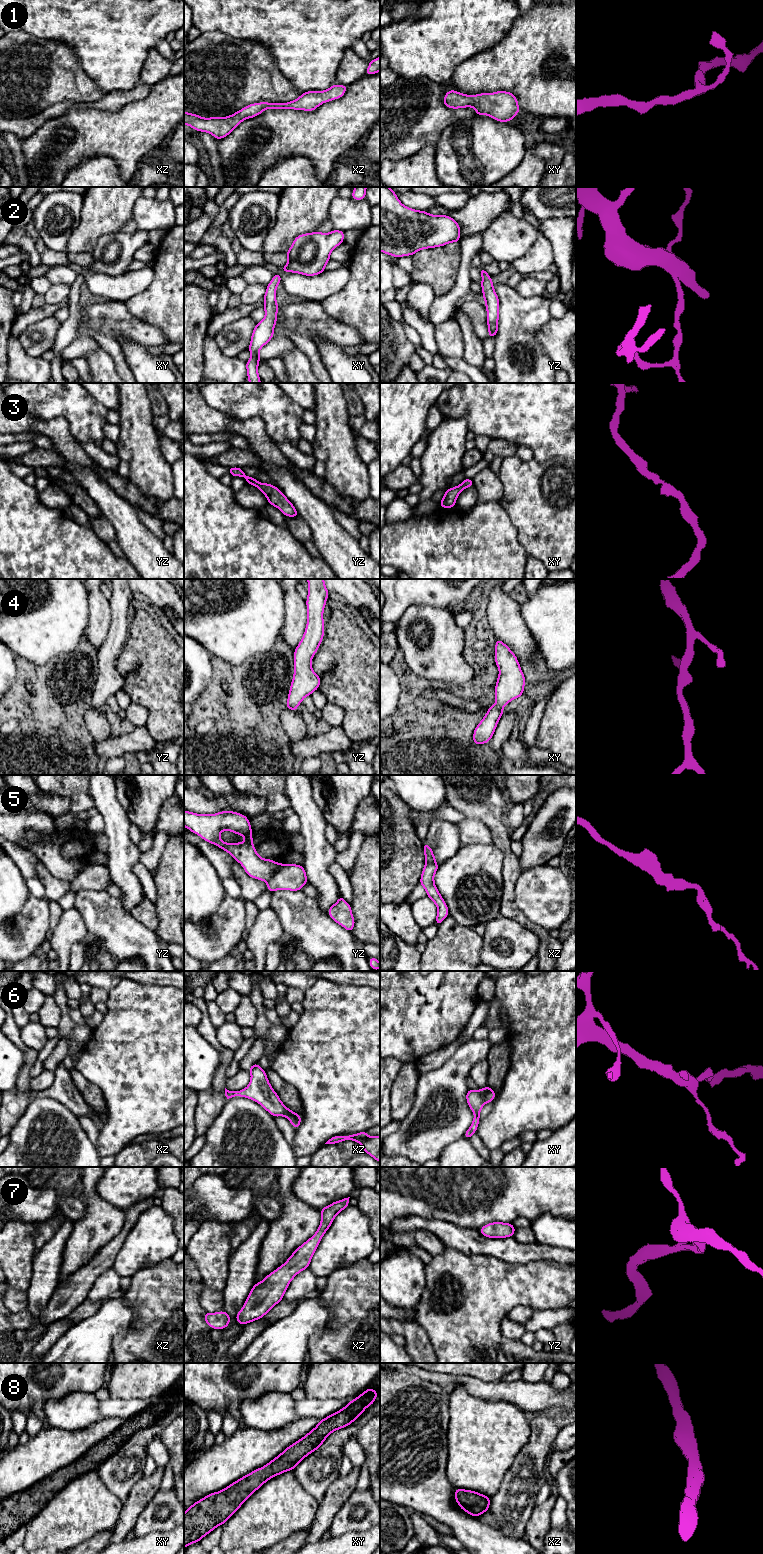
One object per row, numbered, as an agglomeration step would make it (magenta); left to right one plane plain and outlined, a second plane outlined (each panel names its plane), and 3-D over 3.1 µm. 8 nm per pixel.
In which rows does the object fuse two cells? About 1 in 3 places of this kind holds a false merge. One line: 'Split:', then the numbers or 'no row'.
Split: 5

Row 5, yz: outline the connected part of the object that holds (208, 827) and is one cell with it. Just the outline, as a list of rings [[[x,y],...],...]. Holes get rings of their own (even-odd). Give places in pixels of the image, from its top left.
[[[184,810],[184,826],[203,840],[228,852],[252,878],[268,882],[281,867],[280,862],[276,863],[271,859],[263,859],[257,854],[253,845],[250,821],[243,814],[221,811],[208,815]],[[224,830],[243,835],[245,842],[223,842],[220,839],[220,833]]]

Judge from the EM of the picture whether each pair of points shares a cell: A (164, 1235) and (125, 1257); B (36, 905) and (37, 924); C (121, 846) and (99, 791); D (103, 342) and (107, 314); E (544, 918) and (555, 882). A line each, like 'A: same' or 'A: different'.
A: same
B: same
C: same
D: different
E: same

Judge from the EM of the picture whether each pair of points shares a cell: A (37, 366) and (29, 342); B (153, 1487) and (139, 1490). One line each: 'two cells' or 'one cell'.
A: two cells
B: one cell

